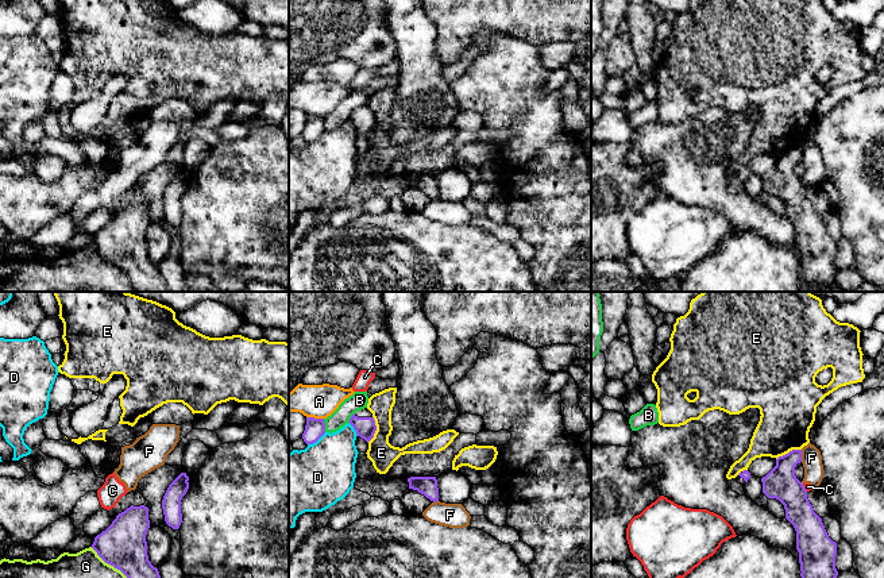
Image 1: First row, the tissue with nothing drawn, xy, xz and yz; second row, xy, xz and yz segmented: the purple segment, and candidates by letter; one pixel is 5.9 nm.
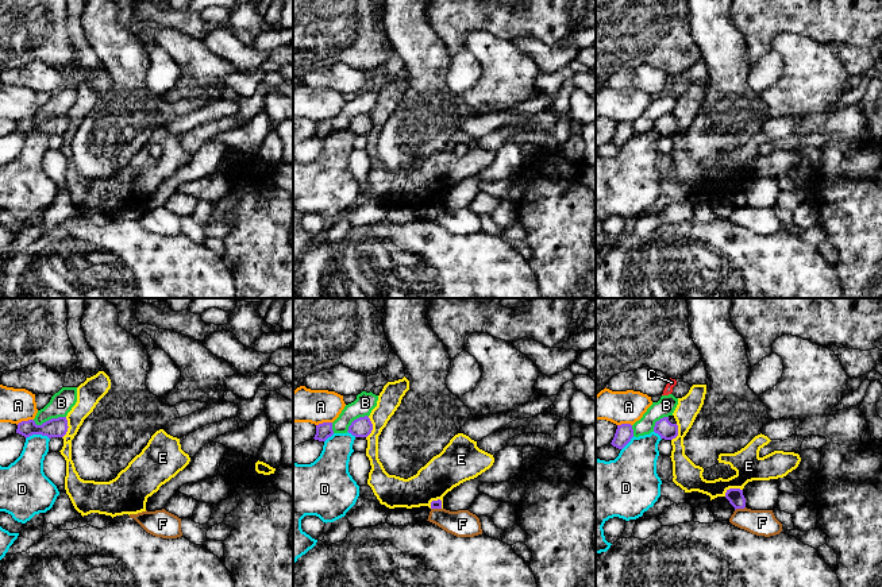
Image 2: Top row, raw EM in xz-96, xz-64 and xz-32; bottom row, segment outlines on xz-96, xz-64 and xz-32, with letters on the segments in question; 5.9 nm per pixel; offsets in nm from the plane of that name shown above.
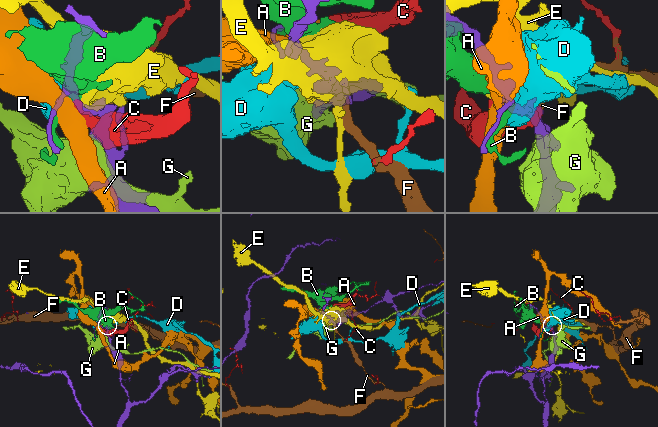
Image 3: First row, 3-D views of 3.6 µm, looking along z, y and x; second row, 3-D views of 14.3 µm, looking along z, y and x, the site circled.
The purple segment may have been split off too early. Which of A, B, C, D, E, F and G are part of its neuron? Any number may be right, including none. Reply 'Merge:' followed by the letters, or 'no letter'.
Merge: no letter

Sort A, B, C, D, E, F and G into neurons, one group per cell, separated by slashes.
A / B / C F / D / E / G

